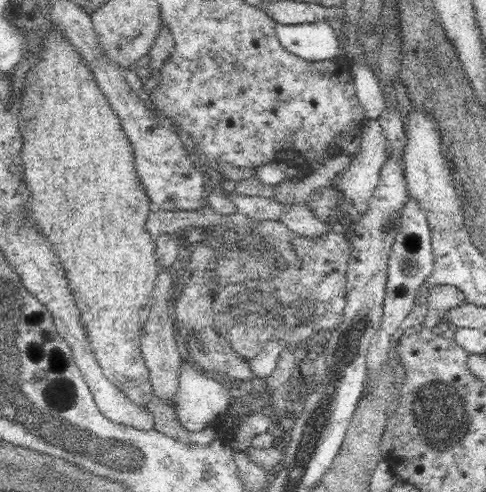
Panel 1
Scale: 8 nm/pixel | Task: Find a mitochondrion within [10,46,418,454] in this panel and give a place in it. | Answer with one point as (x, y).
(48, 359)

